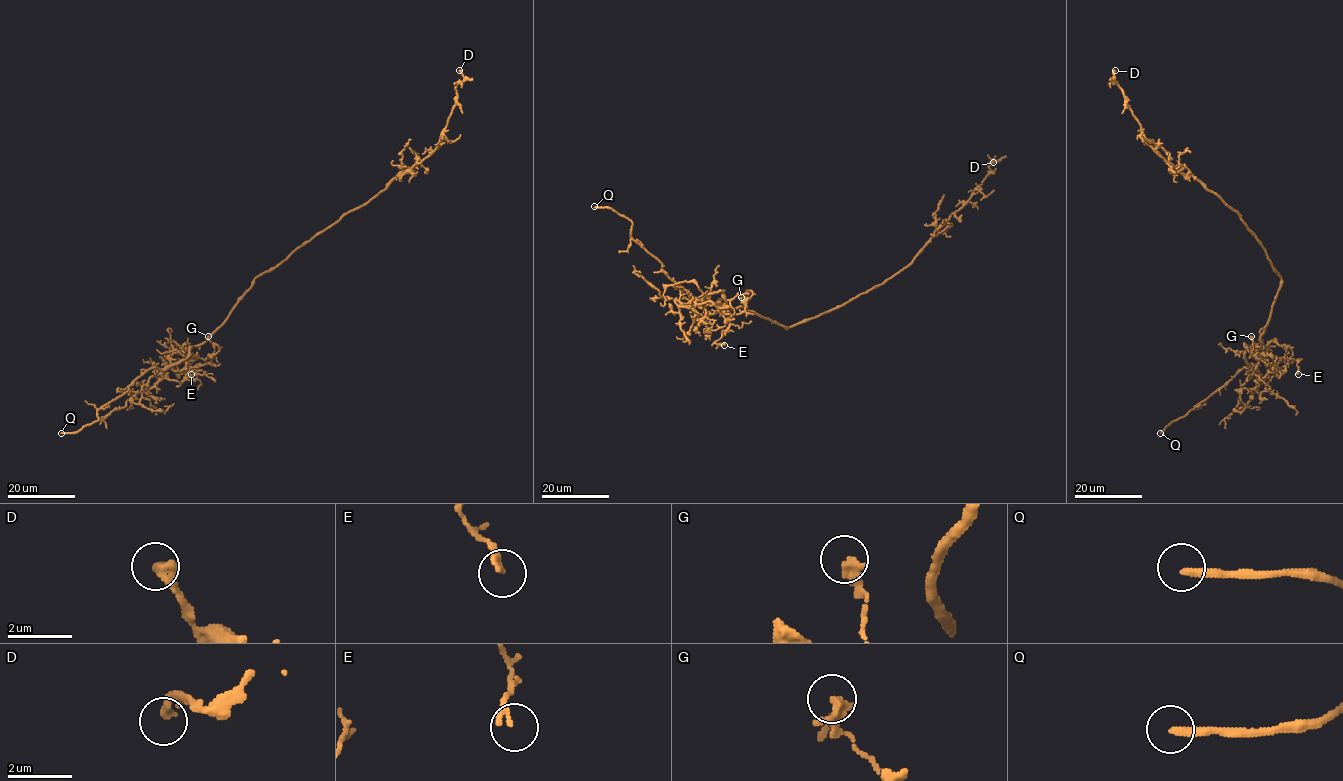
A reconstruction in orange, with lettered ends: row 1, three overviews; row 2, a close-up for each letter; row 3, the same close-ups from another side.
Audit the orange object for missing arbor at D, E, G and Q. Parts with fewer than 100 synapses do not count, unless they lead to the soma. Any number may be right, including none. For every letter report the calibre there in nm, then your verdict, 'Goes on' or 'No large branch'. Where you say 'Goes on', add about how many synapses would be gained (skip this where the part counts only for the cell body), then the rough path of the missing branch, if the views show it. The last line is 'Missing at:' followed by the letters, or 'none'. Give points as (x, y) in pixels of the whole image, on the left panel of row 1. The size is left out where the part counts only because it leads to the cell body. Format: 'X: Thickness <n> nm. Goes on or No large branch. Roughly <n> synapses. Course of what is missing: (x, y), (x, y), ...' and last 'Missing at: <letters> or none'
D: Thickness 280 nm. No large branch
E: Thickness 180 nm. No large branch
G: Thickness 280 nm. No large branch
Q: Thickness 240 nm. Goes on
Missing at: Q

